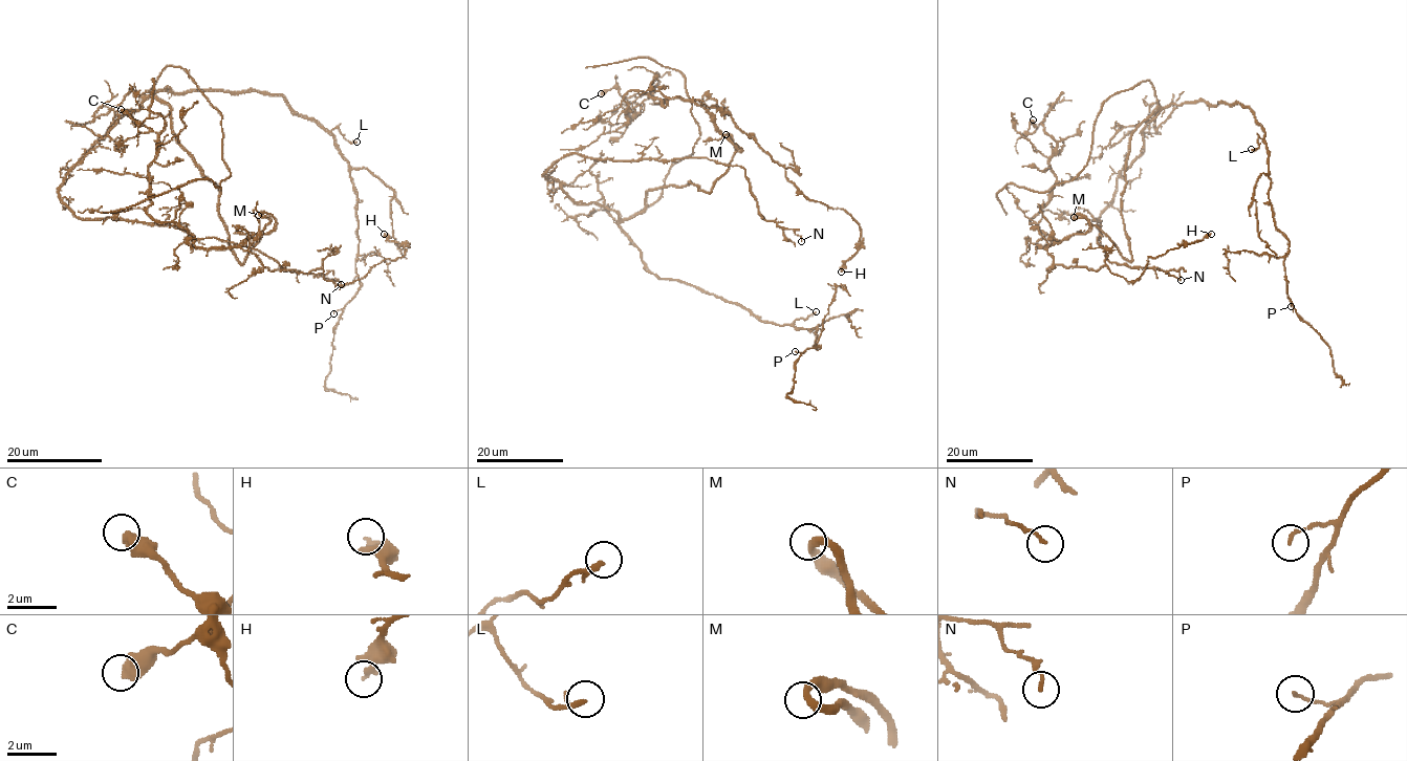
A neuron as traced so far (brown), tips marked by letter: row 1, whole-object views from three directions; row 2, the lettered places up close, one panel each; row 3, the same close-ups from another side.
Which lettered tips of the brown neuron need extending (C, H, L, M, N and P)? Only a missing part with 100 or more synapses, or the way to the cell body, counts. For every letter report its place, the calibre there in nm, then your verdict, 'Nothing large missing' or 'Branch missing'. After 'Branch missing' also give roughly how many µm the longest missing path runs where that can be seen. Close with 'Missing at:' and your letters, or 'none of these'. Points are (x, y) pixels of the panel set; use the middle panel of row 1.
C: Place: (601, 93). Thickness 600 nm. Nothing large missing
H: Place: (841, 272). Thickness 200 nm. Nothing large missing
L: Place: (816, 311). Thickness 170 nm. Nothing large missing
M: Place: (726, 134). Thickness 320 nm. Nothing large missing
N: Place: (801, 241). Thickness 120 nm. Nothing large missing
P: Place: (795, 351). Thickness 110 nm. Nothing large missing
Missing at: none of these

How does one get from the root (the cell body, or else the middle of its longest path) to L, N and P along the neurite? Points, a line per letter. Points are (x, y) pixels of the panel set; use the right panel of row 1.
L: (1141, 124), (1157, 109), (1171, 105), (1239, 104), (1264, 130), (1264, 139), (1259, 137), (1259, 146), (1251, 149)
N: (1141, 124), (1159, 110), (1113, 201), (1092, 220), (1098, 243), (1110, 262), (1181, 280)
P: (1141, 124), (1157, 109), (1195, 102), (1251, 111), (1268, 147), (1274, 225), (1289, 241), (1291, 306)

